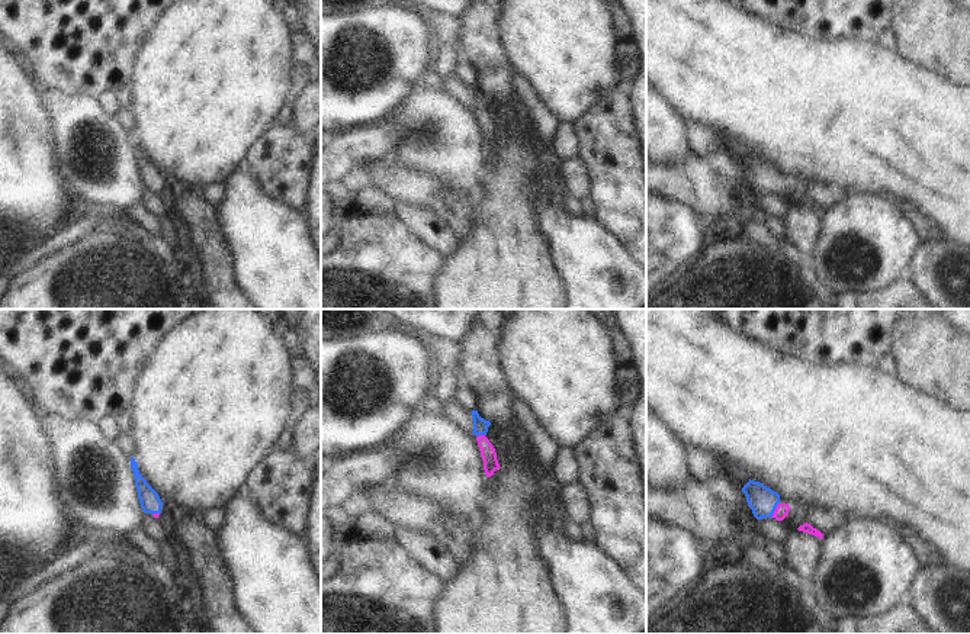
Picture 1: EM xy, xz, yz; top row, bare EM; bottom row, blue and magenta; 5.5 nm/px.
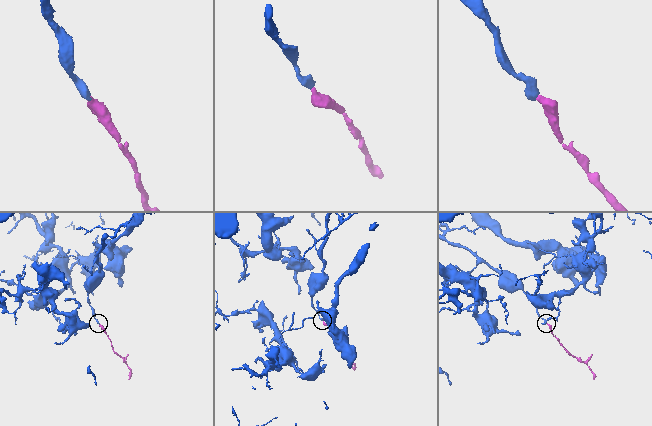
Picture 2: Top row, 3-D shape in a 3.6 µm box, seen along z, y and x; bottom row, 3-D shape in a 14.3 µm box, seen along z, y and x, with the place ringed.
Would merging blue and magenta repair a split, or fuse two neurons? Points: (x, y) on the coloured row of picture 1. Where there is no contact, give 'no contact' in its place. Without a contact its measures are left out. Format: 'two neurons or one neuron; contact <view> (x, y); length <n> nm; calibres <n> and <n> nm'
one neuron; contact yz (774, 509); length 100 nm; calibres 160 and 70 nm

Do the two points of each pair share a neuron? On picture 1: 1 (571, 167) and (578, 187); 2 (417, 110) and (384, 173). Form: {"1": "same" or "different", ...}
{"1": "same", "2": "different"}

